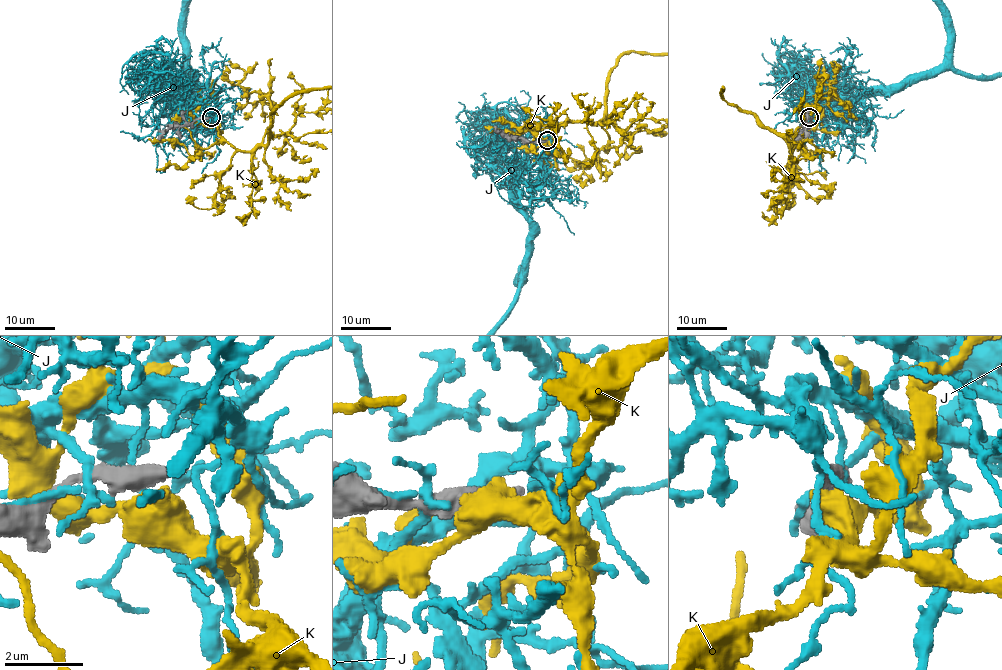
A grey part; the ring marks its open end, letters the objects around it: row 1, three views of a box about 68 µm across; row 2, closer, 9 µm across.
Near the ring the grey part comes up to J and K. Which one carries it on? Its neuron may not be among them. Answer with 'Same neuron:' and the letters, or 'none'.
Same neuron: none

